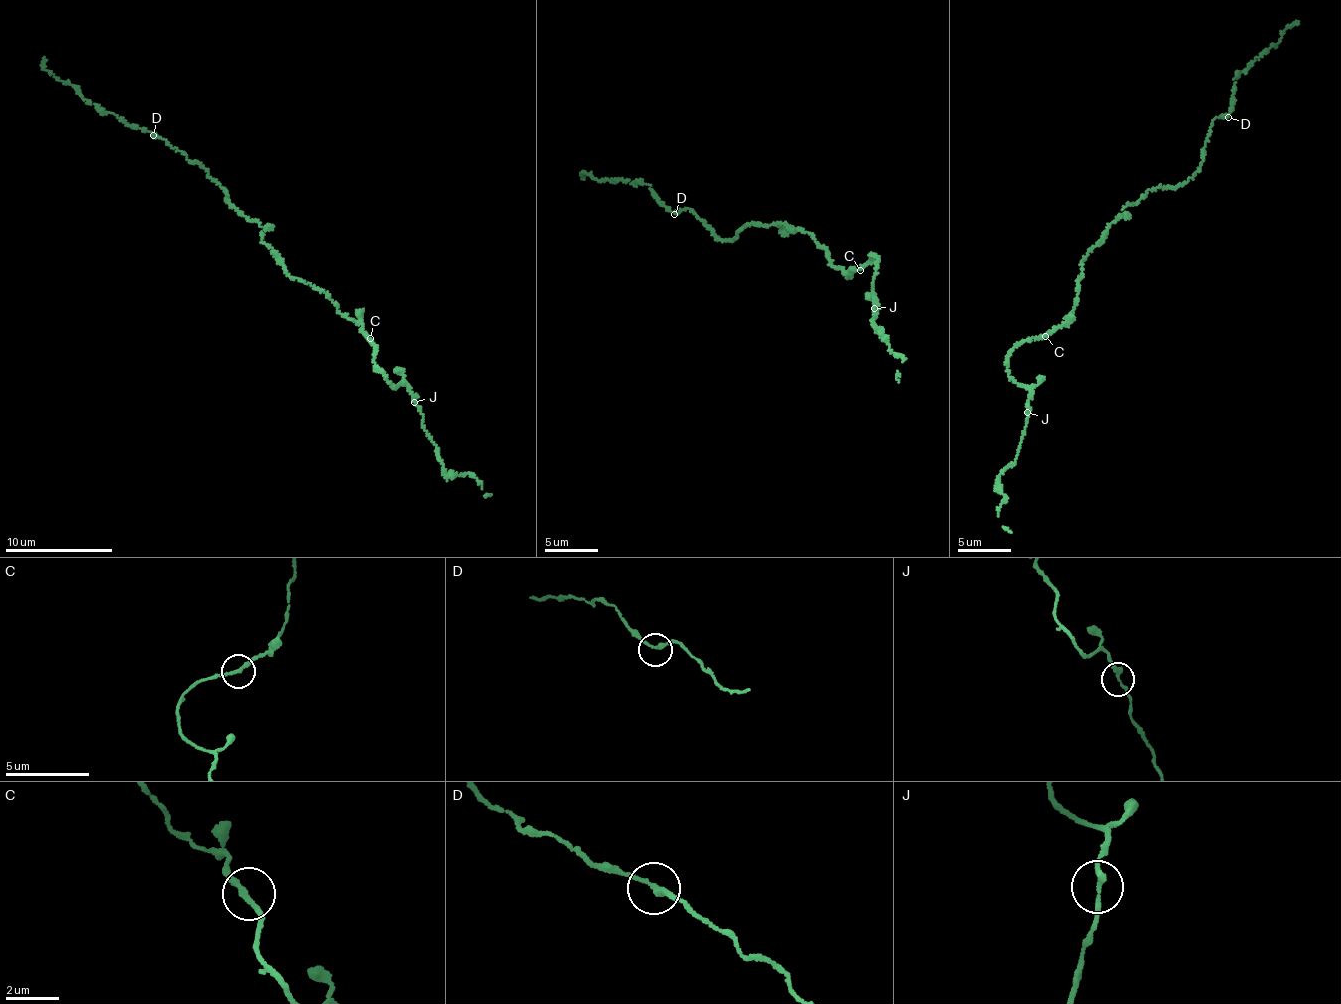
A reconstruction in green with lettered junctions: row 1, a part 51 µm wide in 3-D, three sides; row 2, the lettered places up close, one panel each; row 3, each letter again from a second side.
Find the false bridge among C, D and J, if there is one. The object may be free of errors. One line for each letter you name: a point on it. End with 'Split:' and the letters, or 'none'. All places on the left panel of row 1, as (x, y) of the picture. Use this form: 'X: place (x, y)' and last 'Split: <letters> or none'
Split: none

